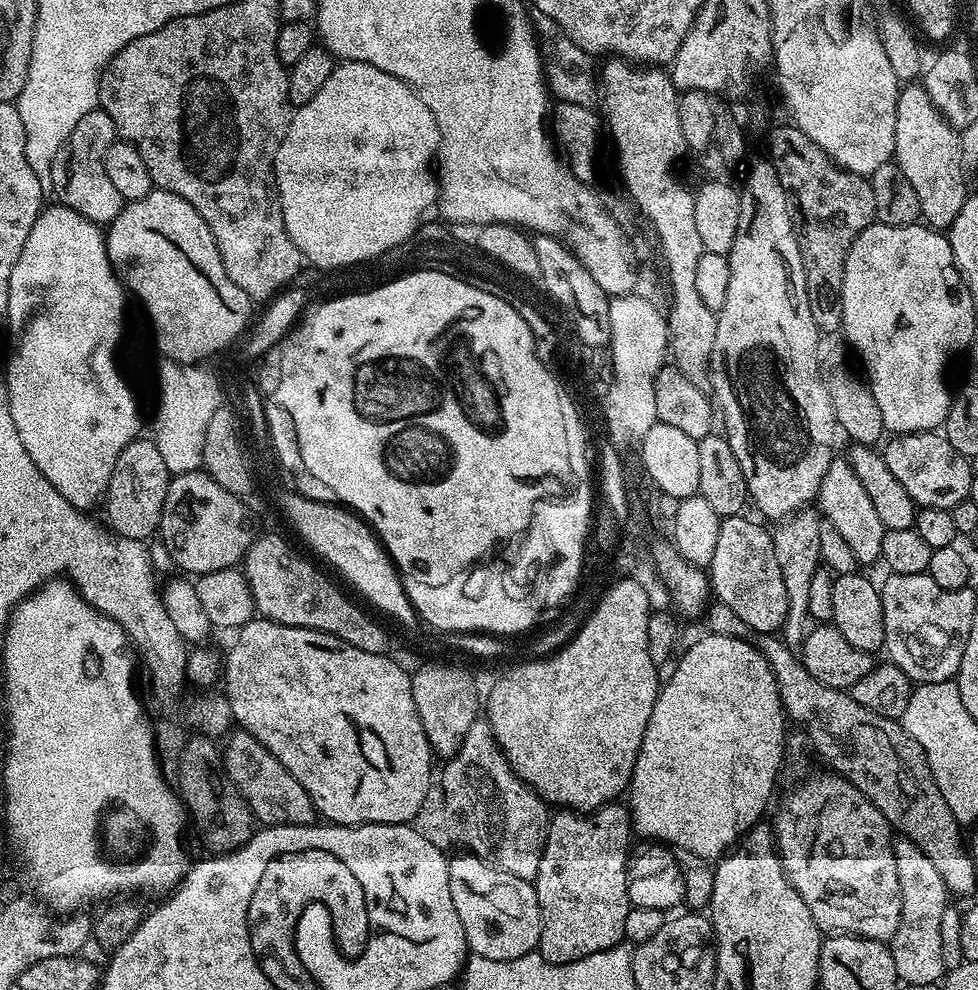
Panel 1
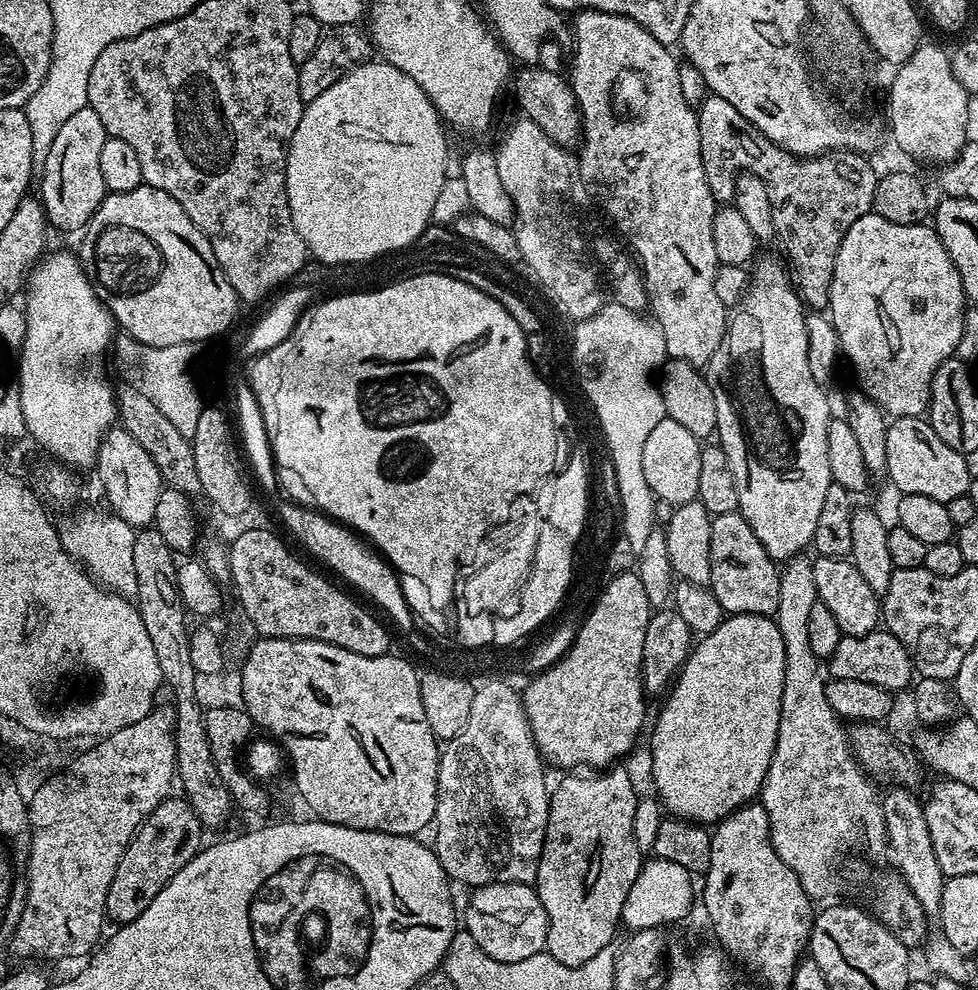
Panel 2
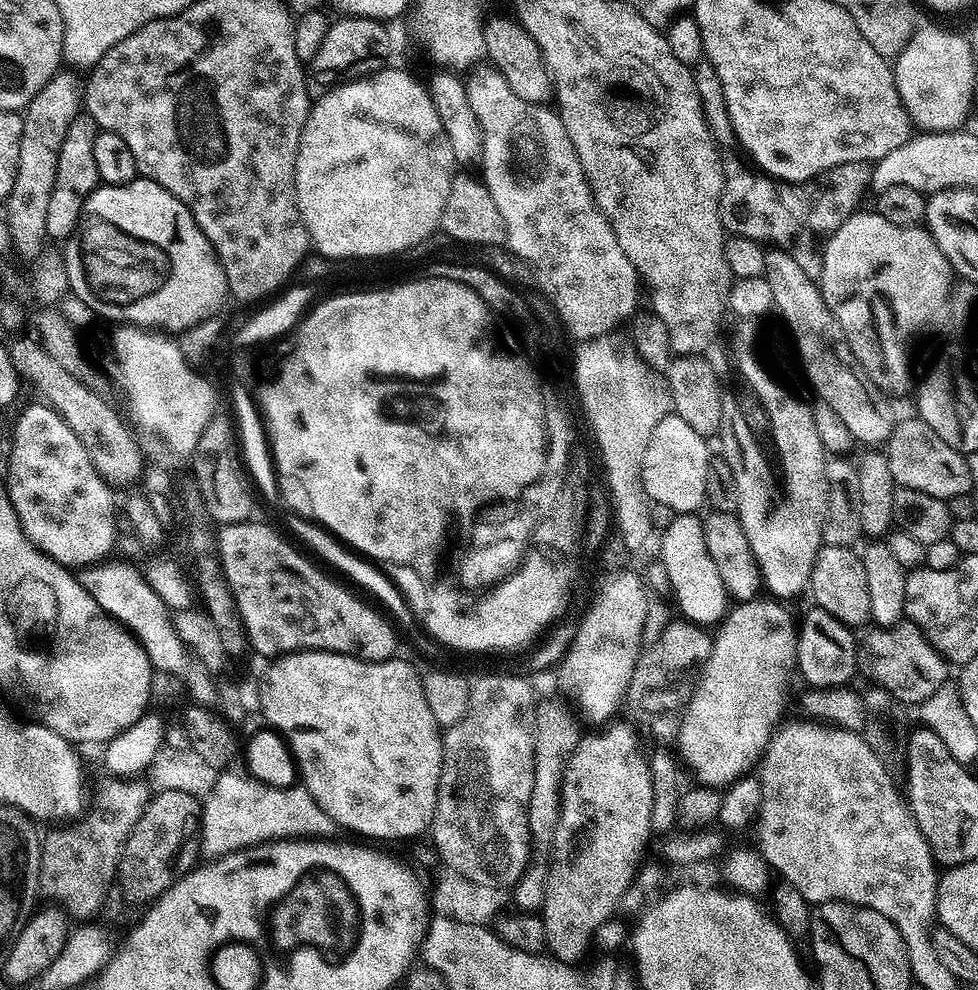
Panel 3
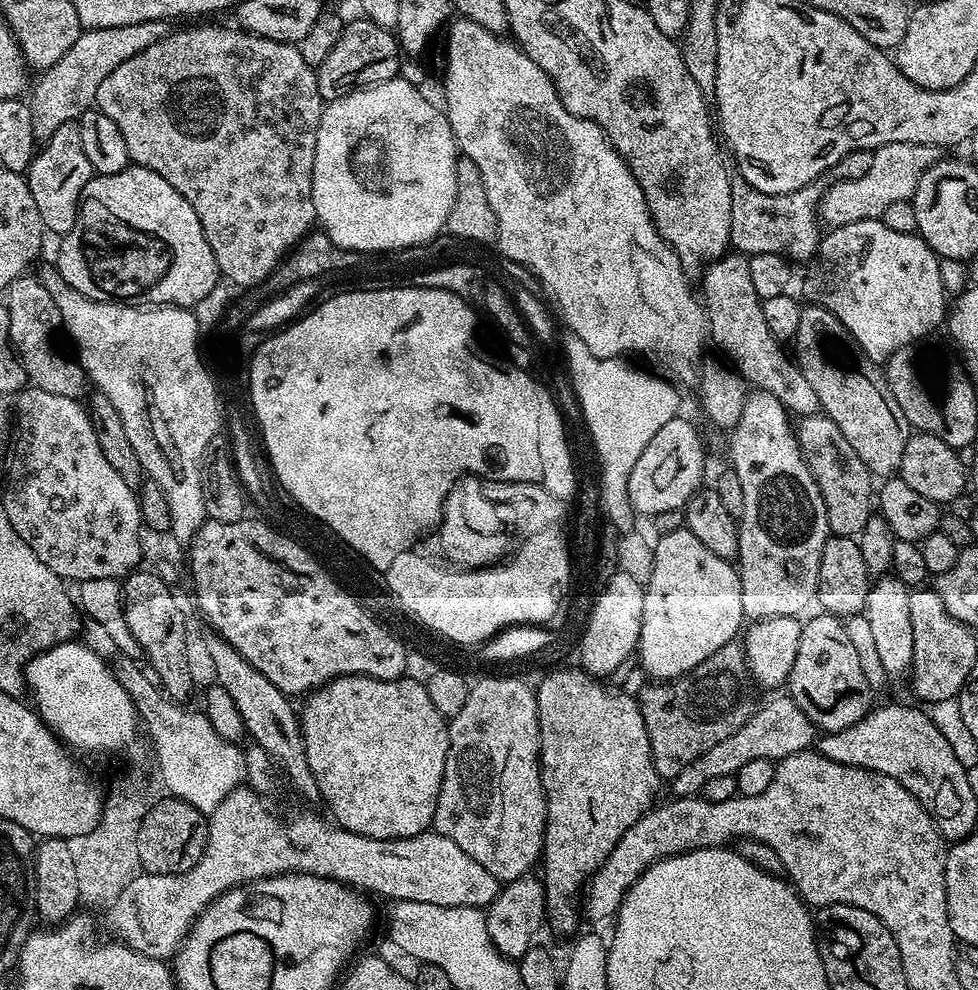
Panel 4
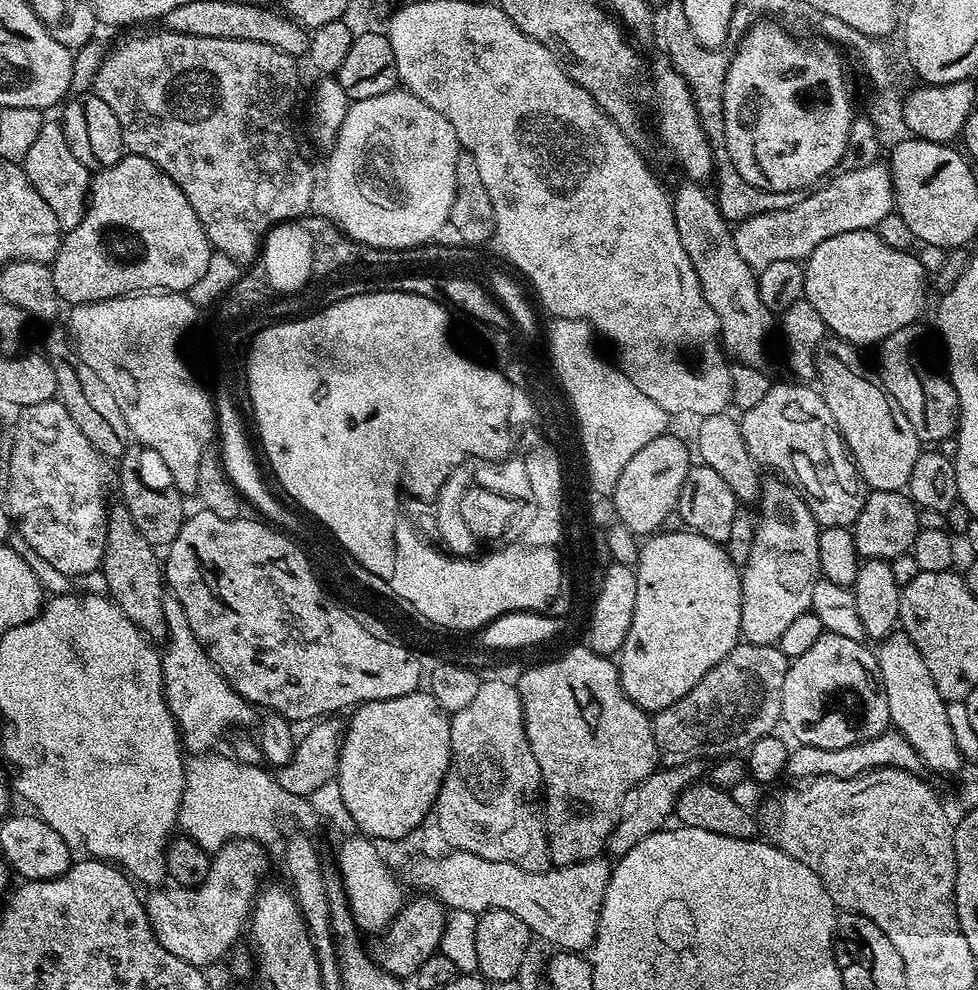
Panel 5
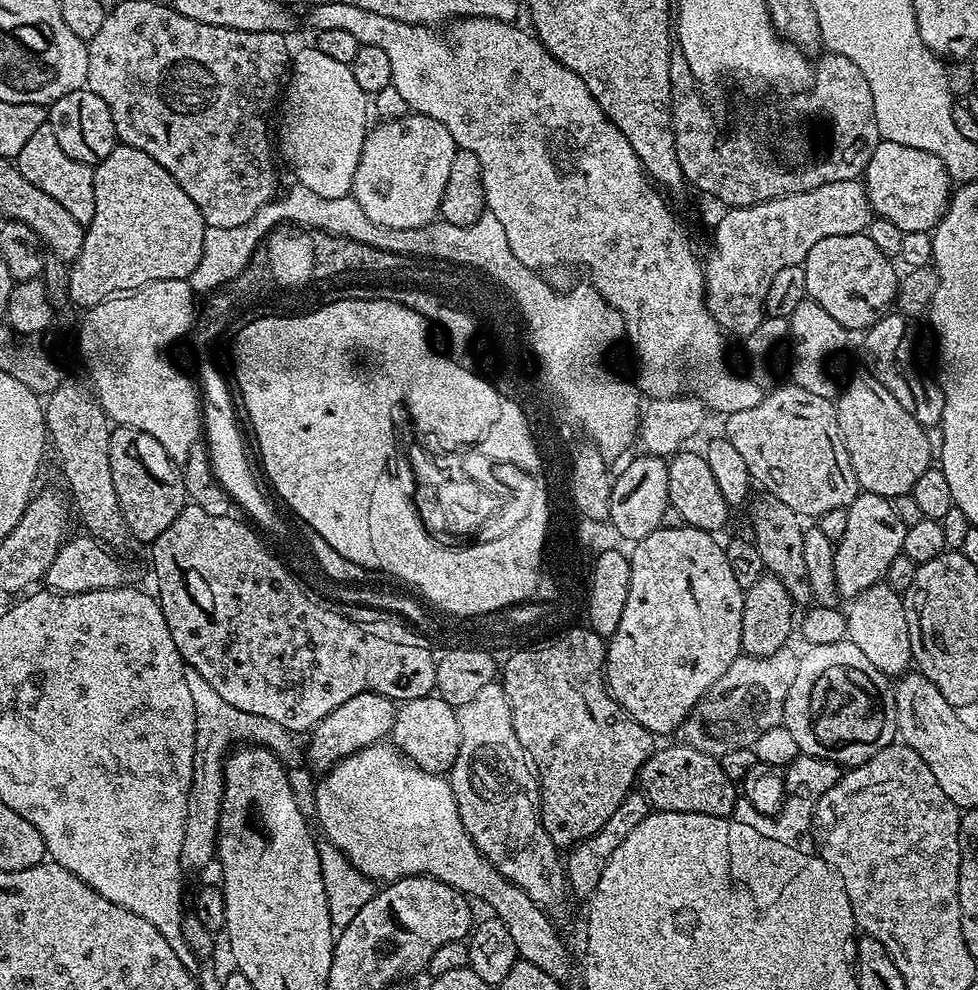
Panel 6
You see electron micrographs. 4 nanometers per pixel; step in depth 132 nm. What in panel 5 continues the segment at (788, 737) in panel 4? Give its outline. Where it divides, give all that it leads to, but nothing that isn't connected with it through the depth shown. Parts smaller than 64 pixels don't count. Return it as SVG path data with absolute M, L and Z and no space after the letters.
M703 759L691 760L682 766L657 767L656 771L647 776L641 784L636 784L634 790L629 790L626 798L622 798L620 817L614 830L610 830L610 838L606 845L607 855L612 858L622 857L631 848L638 846L638 842L642 842L642 838L659 832L661 828L665 827L676 811L676 803L680 795L689 786L697 783L705 772L706 764Z

